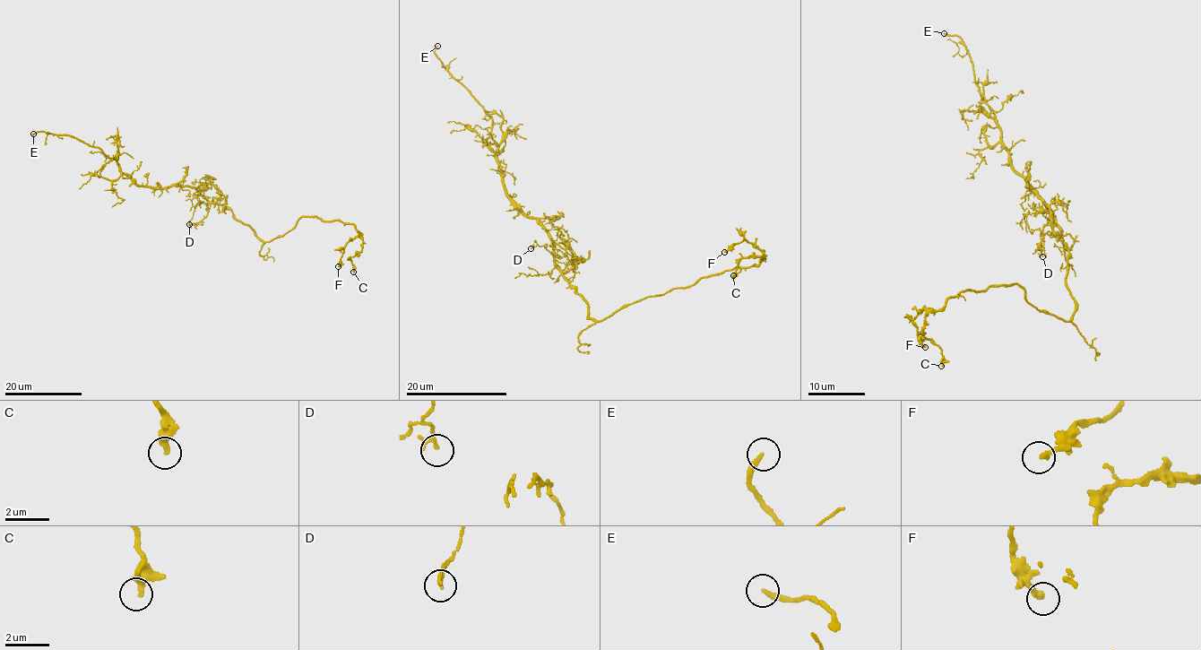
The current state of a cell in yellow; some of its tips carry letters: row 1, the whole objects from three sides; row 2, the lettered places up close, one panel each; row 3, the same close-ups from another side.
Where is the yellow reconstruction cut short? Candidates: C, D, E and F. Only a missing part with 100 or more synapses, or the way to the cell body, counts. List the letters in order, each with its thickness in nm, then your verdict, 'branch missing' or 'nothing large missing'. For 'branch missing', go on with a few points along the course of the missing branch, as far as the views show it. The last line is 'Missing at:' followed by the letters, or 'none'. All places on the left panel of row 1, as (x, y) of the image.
C: 340 nm | nothing large missing
D: 180 nm | nothing large missing
E: 240 nm | branch missing | (33, 134), (32, 122), (26, 114)
F: 240 nm | nothing large missing
Missing at: E

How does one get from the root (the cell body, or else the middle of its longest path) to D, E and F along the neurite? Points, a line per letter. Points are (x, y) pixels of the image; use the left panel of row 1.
D: (230, 210), (215, 203), (198, 203), (189, 224)
E: (230, 210), (189, 186), (141, 186), (121, 171), (116, 160), (69, 135), (44, 132), (33, 134)
F: (230, 210), (263, 241), (285, 235), (302, 216), (354, 224), (360, 235), (346, 244), (338, 266)

